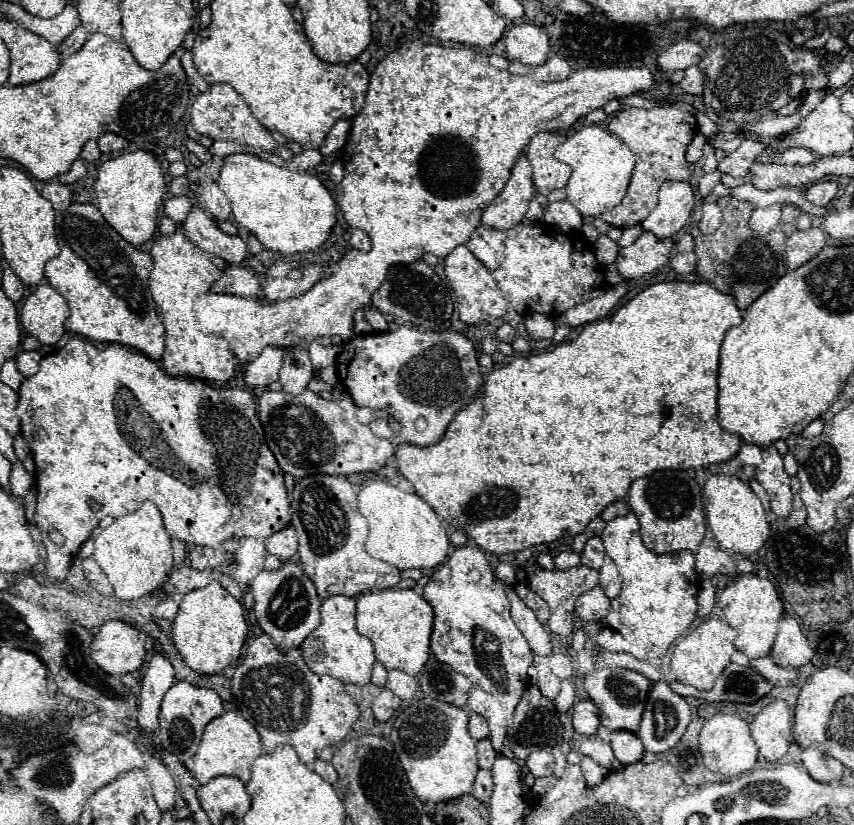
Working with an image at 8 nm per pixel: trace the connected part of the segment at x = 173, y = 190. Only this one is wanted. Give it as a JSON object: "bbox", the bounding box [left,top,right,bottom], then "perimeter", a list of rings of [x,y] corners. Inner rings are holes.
{"bbox":[168,175,188,195],"perimeter":[[[184,175],[174,177],[170,181],[170,185],[168,185],[168,191],[170,191],[170,195],[186,195],[186,191],[188,191],[188,179]]]}

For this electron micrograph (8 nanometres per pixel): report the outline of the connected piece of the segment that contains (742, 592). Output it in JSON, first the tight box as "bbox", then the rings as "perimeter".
{"bbox":[716,575,784,659],"perimeter":[[[738,575],[730,587],[720,591],[716,601],[726,615],[726,623],[738,631],[736,639],[738,651],[742,651],[748,659],[760,659],[770,655],[778,621],[784,617],[782,603],[774,583],[758,575]]]}

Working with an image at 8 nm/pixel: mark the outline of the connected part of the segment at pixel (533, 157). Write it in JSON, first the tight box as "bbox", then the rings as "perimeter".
{"bbox":[526,131,572,195],"perimeter":[[[542,131],[532,137],[526,157],[532,165],[534,173],[534,185],[540,195],[548,195],[554,189],[566,187],[572,167],[568,163],[560,163],[554,157],[556,147],[562,143],[562,135],[554,131]]]}

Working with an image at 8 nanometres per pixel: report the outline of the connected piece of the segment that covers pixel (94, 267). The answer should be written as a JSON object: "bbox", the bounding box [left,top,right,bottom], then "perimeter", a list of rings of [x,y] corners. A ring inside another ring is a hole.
{"bbox":[44,203,166,359],"perimeter":[[[72,203],[68,209],[56,211],[56,241],[62,251],[46,263],[44,273],[46,281],[66,299],[70,307],[66,329],[90,341],[122,343],[142,351],[150,359],[162,359],[166,329],[162,325],[158,305],[154,303],[148,287],[148,277],[152,269],[150,253],[130,249],[130,243],[120,237],[120,233],[102,217],[98,207],[94,207],[92,203]]]}

